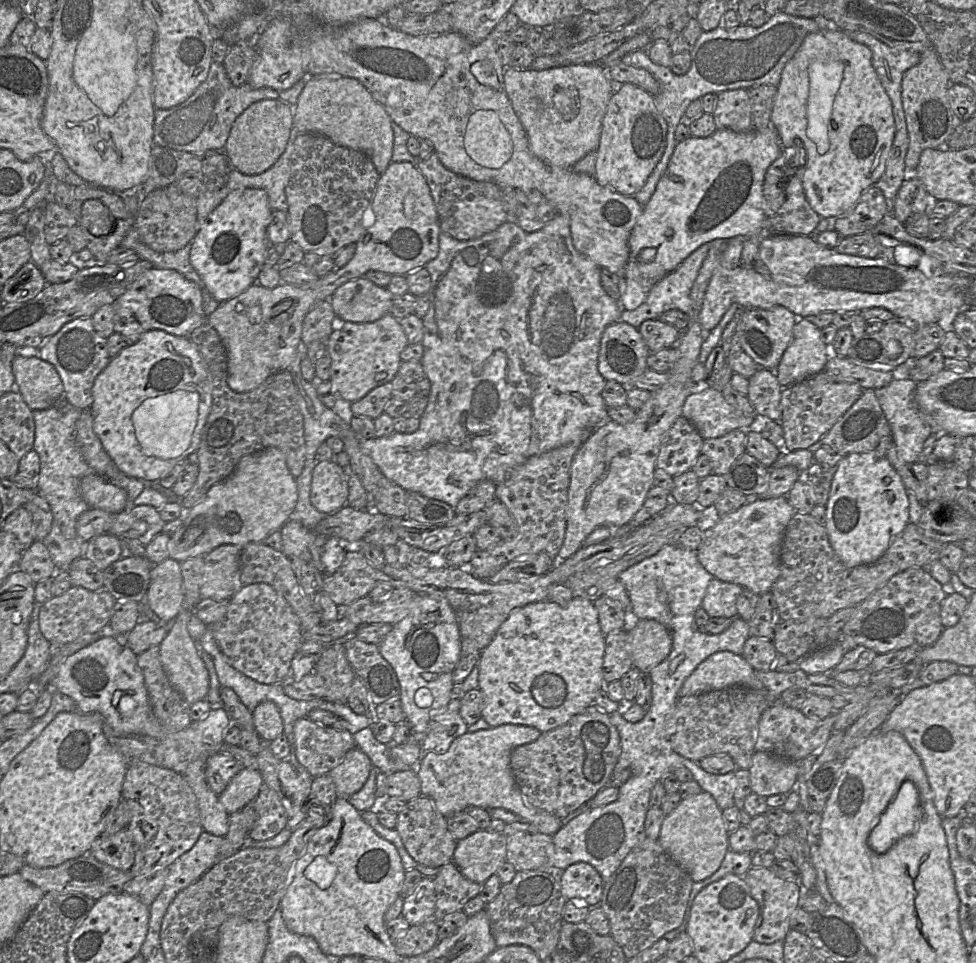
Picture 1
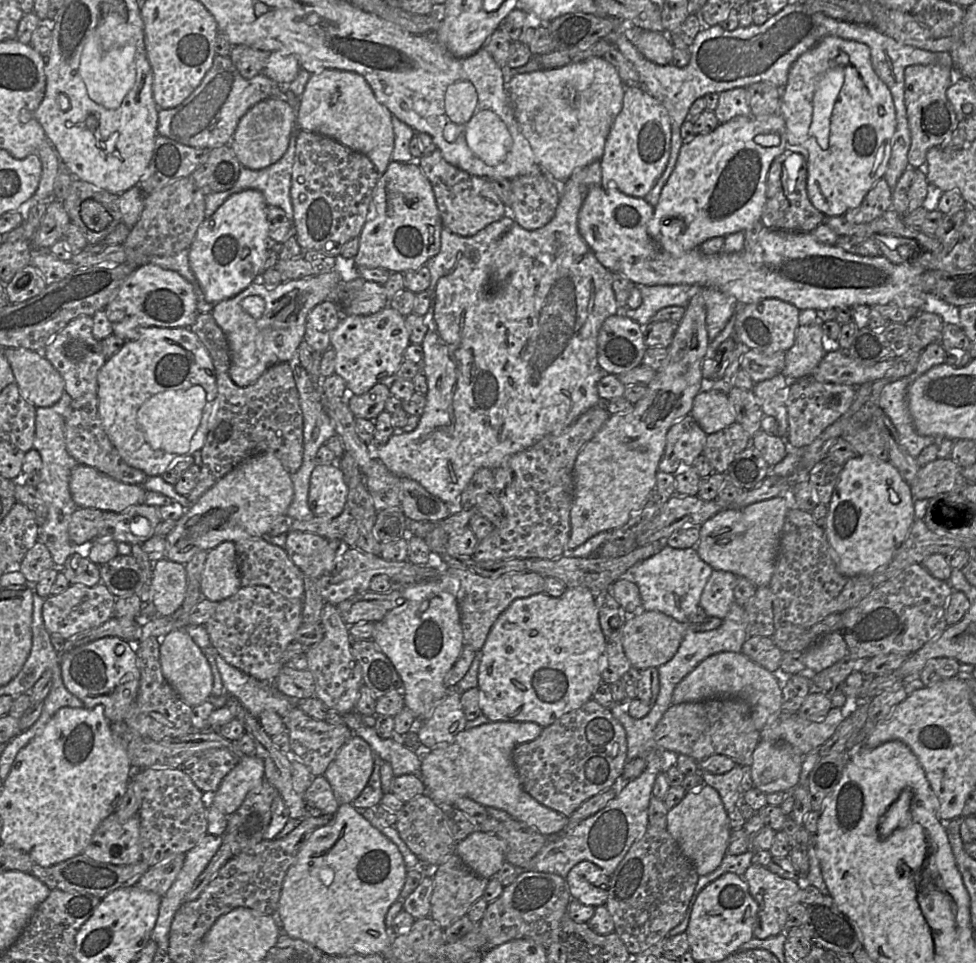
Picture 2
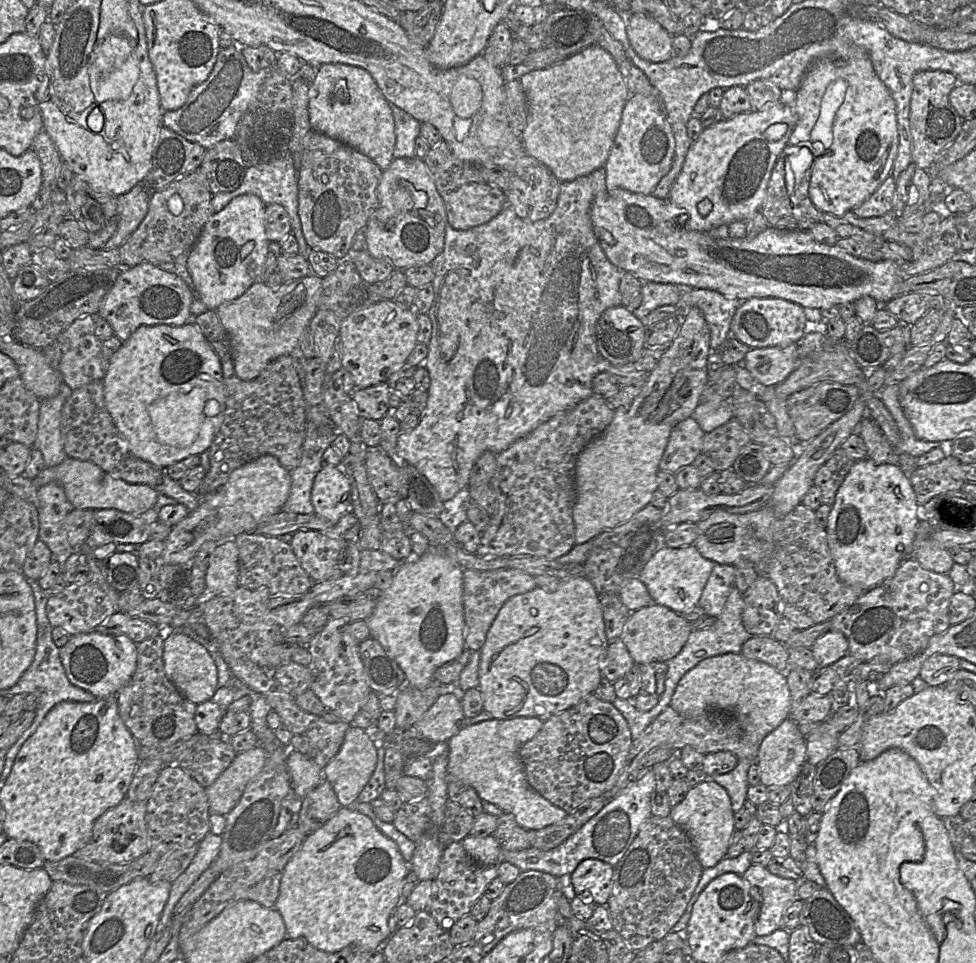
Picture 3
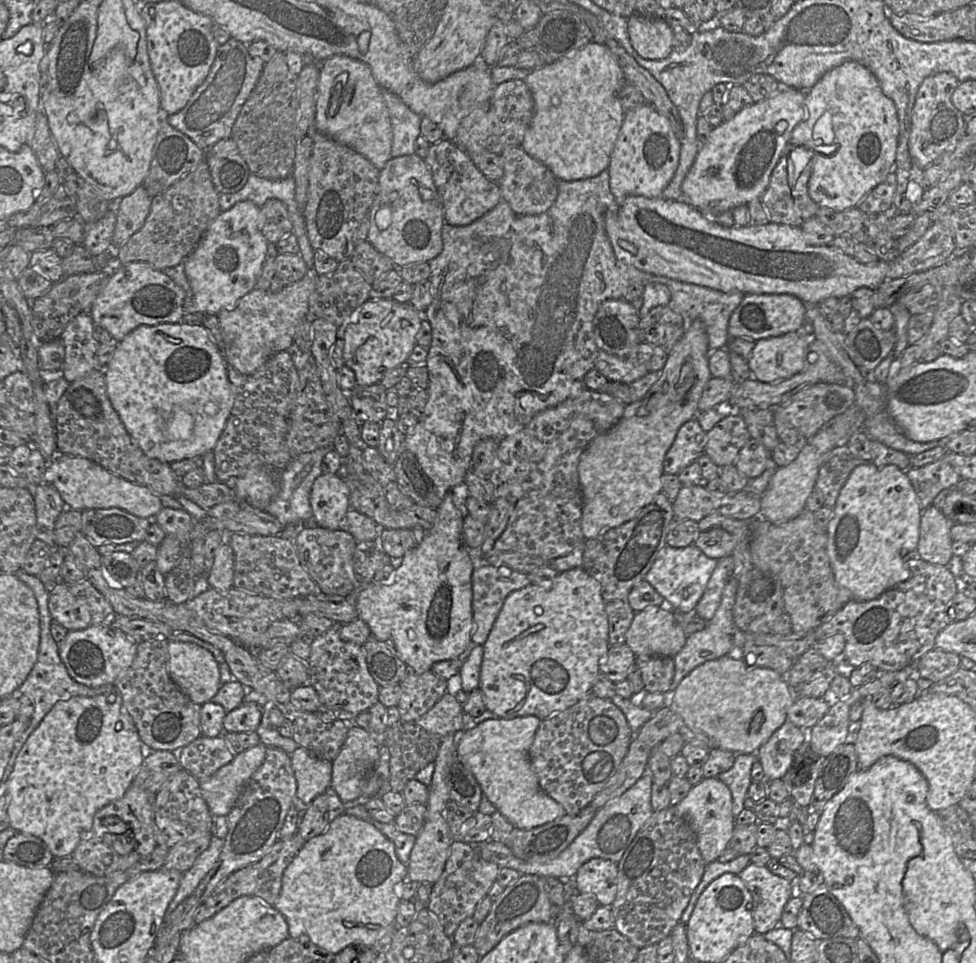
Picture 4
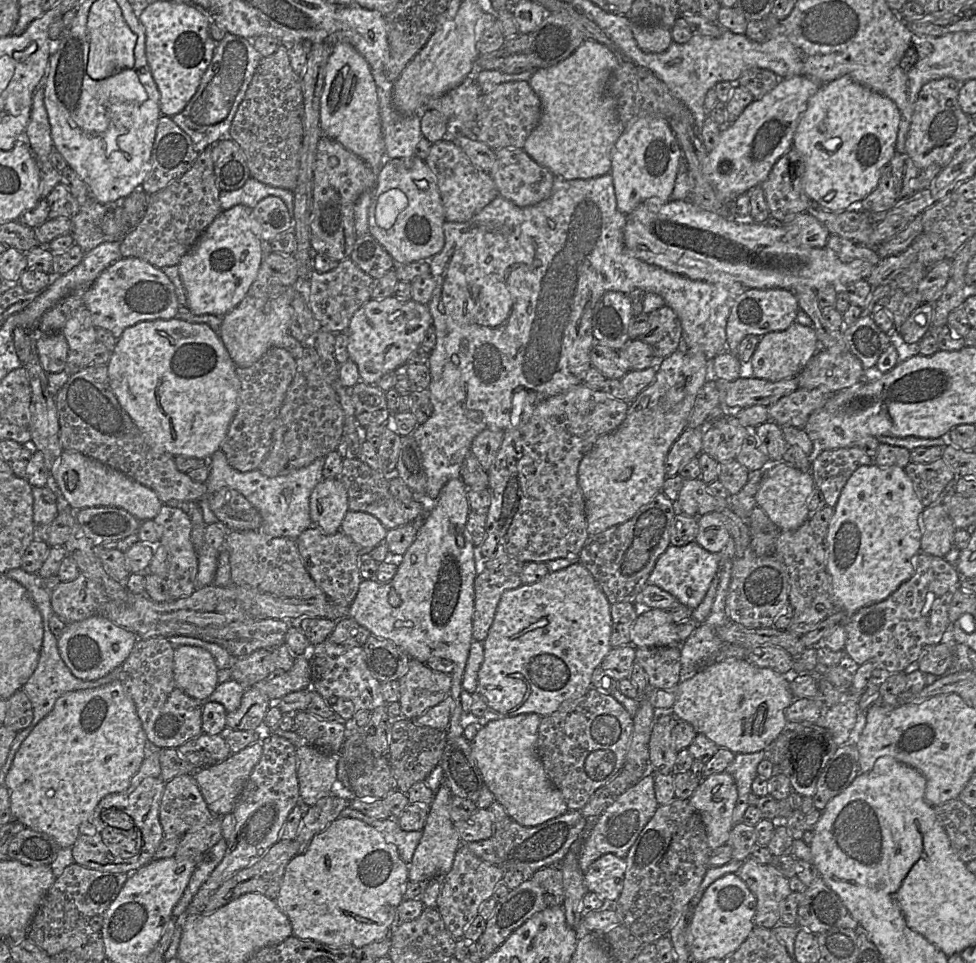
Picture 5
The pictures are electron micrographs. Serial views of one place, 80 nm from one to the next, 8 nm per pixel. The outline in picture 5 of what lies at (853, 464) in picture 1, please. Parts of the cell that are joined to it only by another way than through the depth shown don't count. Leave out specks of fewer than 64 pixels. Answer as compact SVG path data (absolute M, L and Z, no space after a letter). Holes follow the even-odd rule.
M860 466L851 475L834 507L825 537L826 564L836 611L853 614L885 600L914 574L914 560L921 553L921 514L924 507L905 470L898 466Z

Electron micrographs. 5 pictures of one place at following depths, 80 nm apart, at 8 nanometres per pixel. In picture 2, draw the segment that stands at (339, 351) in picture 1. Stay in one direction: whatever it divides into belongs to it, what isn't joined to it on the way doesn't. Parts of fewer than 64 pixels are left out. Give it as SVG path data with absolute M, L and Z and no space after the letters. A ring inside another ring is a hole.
M389 304L370 315L343 316L331 335L331 347L335 351L335 374L347 383L349 395L362 395L381 382L390 382L404 361L404 351L409 346L409 332L405 325L405 316Z

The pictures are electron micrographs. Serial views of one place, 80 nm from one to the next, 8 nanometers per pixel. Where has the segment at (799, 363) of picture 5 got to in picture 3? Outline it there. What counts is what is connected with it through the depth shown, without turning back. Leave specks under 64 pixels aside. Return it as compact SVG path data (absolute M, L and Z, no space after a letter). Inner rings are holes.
M797 344L786 347L751 348L742 362L757 386L775 386L798 366Z

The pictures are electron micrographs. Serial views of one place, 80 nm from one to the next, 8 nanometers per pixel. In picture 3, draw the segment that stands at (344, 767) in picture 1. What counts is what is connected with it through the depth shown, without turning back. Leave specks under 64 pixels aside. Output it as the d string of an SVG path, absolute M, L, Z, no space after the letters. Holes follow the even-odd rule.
M353 725L346 731L338 753L323 768L323 778L333 787L342 807L353 806L359 794L371 778L377 764L377 750L365 729Z

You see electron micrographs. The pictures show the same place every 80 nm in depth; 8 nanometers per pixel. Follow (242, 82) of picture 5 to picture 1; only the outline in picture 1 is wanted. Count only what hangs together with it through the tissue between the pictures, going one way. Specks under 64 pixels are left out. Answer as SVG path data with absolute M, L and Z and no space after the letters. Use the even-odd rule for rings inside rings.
M212 62L207 78L183 103L169 109L155 109L153 144L176 151L203 154L208 150L224 151L230 131L236 119L252 104L263 100L278 99L280 92L272 88L255 89L248 83L239 87L230 81L223 63Z

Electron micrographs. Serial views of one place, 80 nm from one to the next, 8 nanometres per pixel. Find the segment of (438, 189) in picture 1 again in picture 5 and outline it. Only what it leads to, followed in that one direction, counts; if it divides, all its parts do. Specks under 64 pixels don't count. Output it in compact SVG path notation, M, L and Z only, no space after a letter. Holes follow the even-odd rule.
M450 137L433 143L425 162L437 178L446 221L466 222L499 196L491 175L477 168Z

